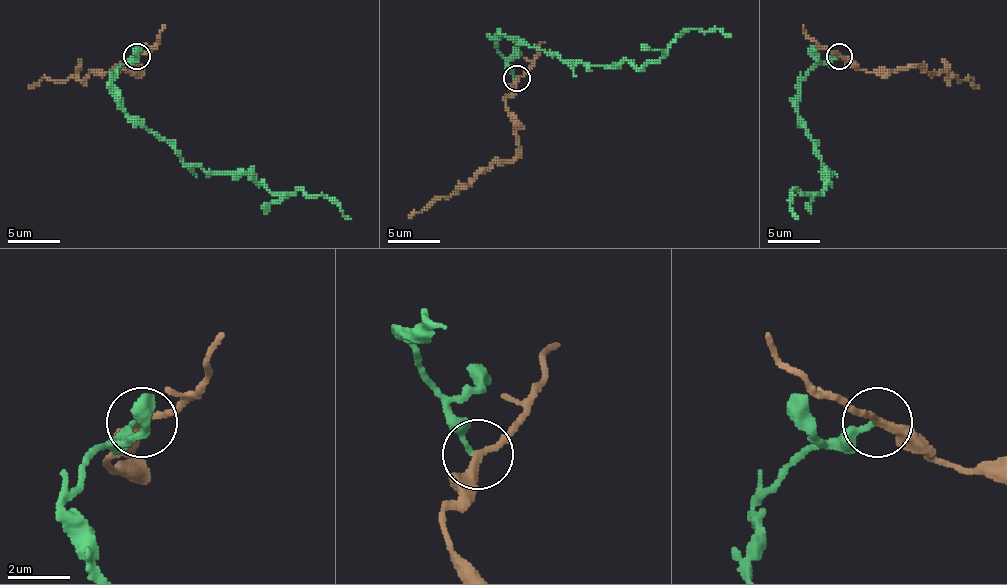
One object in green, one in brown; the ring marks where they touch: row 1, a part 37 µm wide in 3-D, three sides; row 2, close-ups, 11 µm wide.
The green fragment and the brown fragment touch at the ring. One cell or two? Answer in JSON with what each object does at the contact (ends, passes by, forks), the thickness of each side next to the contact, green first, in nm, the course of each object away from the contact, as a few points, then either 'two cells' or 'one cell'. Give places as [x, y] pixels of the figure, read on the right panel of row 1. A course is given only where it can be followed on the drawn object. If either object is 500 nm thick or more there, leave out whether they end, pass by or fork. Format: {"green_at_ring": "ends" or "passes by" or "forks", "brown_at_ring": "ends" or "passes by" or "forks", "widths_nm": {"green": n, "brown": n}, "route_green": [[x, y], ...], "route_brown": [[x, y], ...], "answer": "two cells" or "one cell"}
{"green_at_ring": "ends", "brown_at_ring": "passes by", "widths_nm": {"green": 150, "brown": 240}, "route_green": [[840, 56], [819, 62], [800, 83], [795, 111], [829, 182], [824, 193], [792, 190], [790, 206], [798, 219]], "route_brown": [[840, 56], [850, 59], [861, 69], [921, 67], [926, 72], [944, 72], [950, 80], [971, 77], [978, 88]], "answer": "two cells"}

